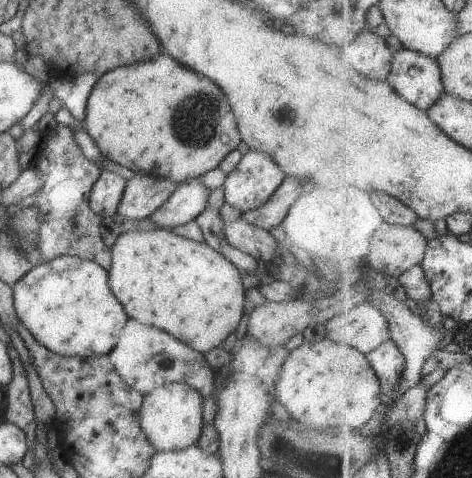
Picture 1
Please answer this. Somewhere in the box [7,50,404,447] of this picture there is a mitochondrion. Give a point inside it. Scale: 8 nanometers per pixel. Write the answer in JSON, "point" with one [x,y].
{"point":[194,121]}

